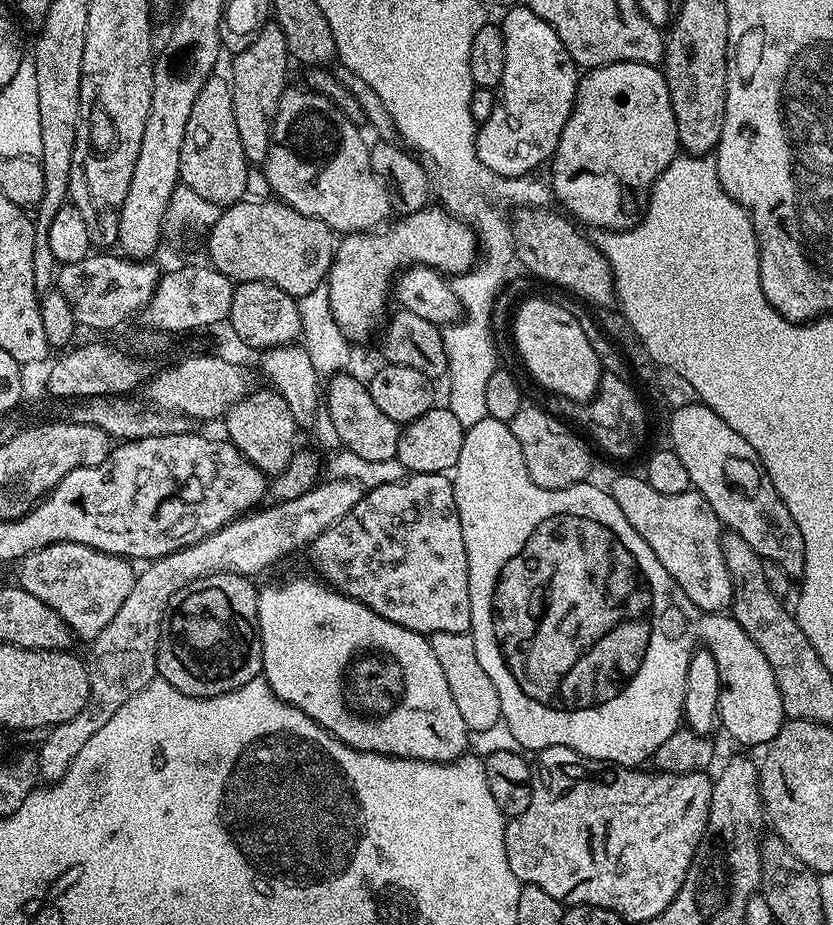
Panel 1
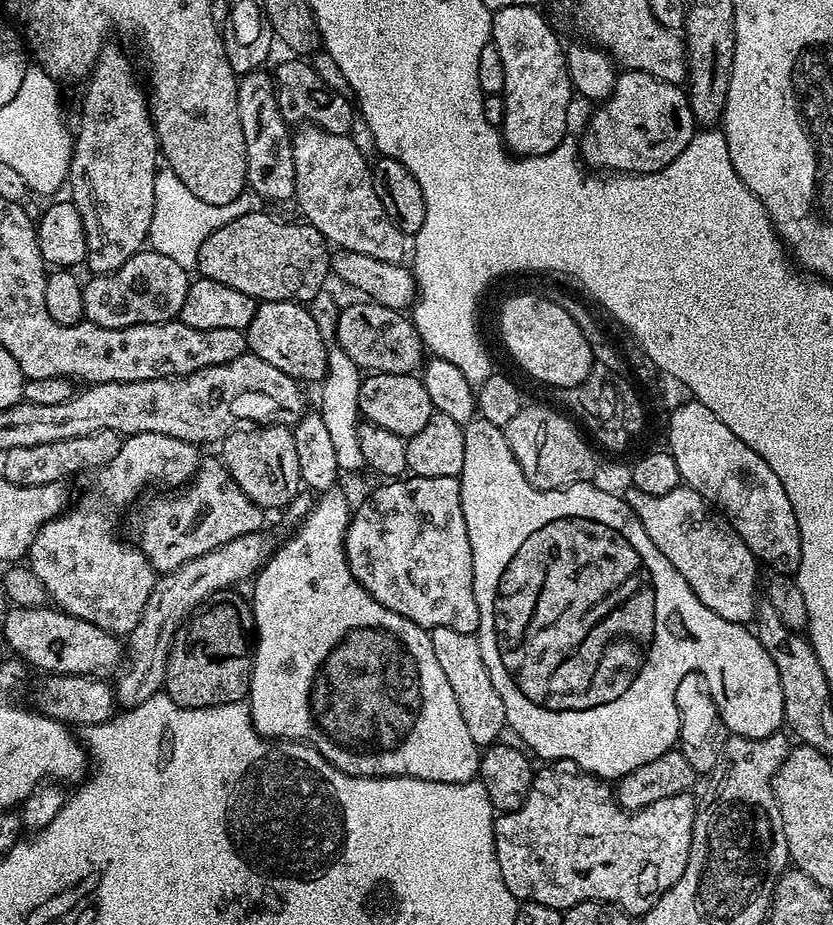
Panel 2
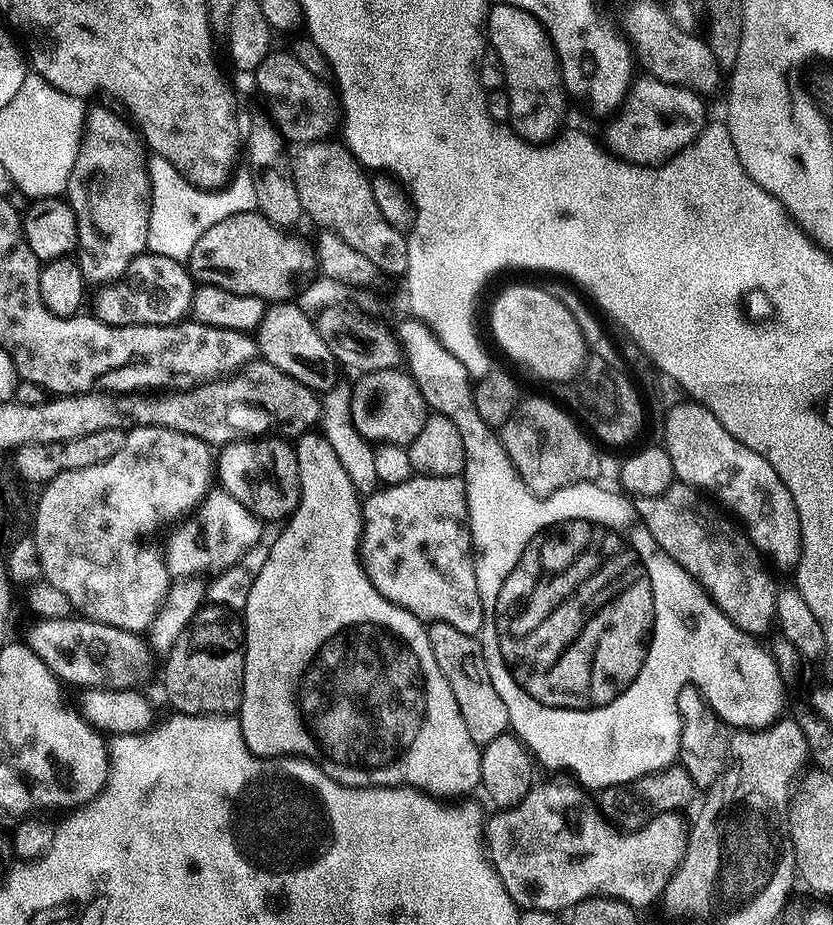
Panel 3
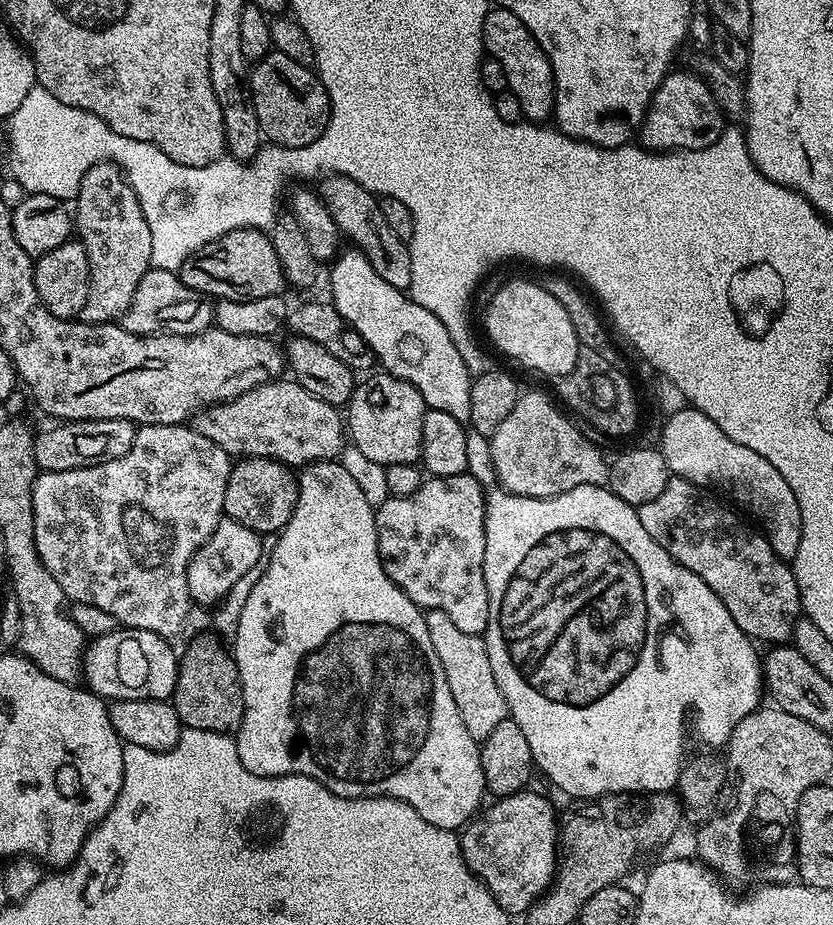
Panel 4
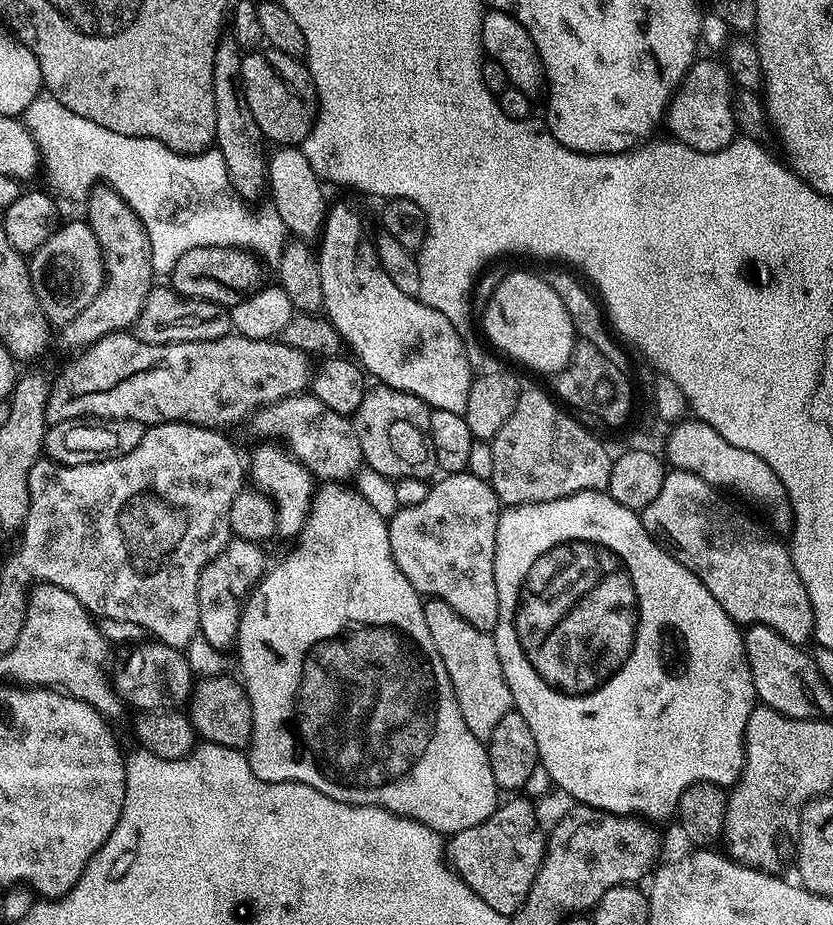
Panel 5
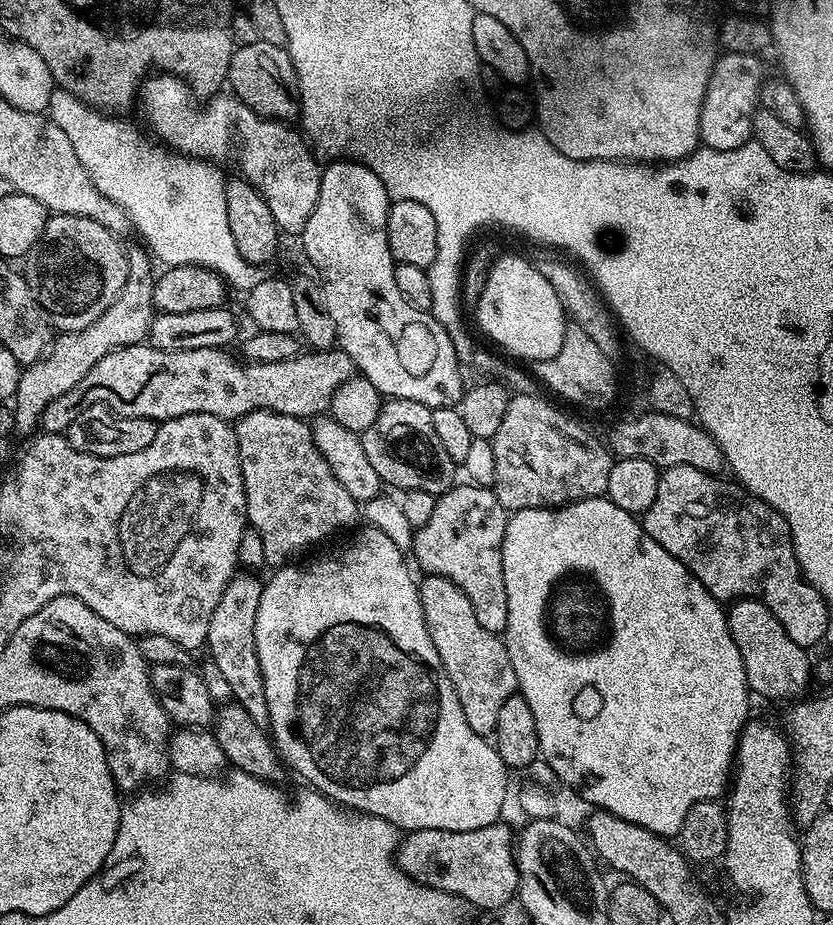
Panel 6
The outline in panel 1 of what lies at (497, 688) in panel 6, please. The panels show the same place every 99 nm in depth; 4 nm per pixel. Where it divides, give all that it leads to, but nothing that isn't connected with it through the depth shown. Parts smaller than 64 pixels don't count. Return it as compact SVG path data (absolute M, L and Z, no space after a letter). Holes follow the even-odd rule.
M434 632L428 636L428 641L434 650L434 658L438 658L439 664L442 665L446 686L450 686L450 698L454 698L458 714L462 714L462 722L466 722L468 731L490 730L495 723L502 720L502 702L498 702L498 690L494 690L494 682L486 678L486 670L482 670L482 662L478 662L474 638L467 632Z

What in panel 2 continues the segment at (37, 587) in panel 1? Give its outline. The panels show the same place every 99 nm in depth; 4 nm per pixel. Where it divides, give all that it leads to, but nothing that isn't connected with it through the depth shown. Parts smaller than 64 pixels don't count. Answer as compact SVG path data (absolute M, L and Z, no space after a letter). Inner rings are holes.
M147 432L123 437L118 454L114 454L112 461L95 473L96 481L93 482L88 496L82 497L76 508L74 504L42 525L30 546L26 564L41 579L42 586L45 587L55 607L69 616L82 618L113 634L132 632L154 590L158 576L135 543L123 544L120 541L120 536L116 533L116 524L108 512L126 507L151 480L161 480L164 484L187 485L200 466L202 459L200 452L201 449L197 445L166 434Z

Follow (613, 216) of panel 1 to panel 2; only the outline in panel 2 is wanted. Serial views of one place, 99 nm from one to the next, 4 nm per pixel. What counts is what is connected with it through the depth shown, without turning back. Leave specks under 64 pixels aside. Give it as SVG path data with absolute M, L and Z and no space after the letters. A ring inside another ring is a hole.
M621 71L616 78L615 90L597 108L600 109L589 118L584 133L578 139L581 161L592 170L607 170L612 174L656 172L670 166L698 131L692 108L688 105L687 91L679 84L662 82L648 72Z

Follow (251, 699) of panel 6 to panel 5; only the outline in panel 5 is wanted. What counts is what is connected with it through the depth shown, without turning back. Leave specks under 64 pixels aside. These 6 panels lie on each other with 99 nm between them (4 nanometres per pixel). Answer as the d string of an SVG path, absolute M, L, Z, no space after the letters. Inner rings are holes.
M231 539L220 555L210 561L202 570L198 582L198 606L200 607L199 635L212 648L231 649L236 642L240 615L244 612L244 601L252 589L260 583L265 574L265 549L245 540Z

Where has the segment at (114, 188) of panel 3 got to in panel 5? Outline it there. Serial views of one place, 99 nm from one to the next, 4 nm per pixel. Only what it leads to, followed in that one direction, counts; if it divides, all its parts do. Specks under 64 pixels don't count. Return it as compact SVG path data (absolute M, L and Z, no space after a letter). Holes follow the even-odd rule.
M106 186L97 187L89 195L86 207L86 222L94 230L104 252L106 279L98 298L94 298L78 318L59 329L61 342L77 350L88 349L110 334L131 329L146 302L148 291L154 287L150 238L132 207Z

